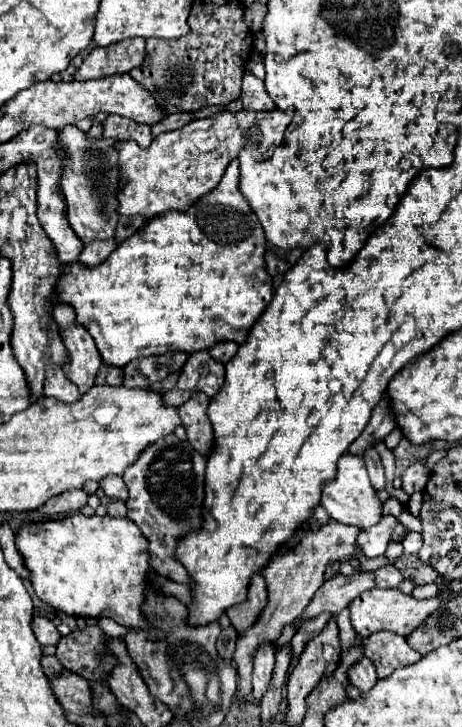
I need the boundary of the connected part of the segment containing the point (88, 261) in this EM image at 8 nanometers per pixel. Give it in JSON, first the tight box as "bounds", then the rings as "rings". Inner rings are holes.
{"bounds":[78,239,118,267],"rings":[[[108,239],[108,241],[92,241],[92,243],[88,243],[82,249],[78,263],[80,265],[86,265],[86,267],[96,267],[96,265],[104,263],[104,259],[108,259],[108,255],[116,249],[116,245],[118,243],[114,239]]]}

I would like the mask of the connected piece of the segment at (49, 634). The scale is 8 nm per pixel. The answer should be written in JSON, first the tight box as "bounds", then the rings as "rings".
{"bounds":[32,615,60,645],"rings":[[[42,615],[32,617],[32,631],[34,631],[40,645],[56,645],[60,639],[60,633],[54,627],[54,623]]]}

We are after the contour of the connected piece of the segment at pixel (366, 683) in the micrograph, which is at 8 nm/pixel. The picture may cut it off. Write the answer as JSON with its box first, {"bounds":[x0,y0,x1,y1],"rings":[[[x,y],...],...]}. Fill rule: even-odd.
{"bounds":[348,657,378,691],"rings":[[[362,657],[360,661],[356,661],[356,665],[352,665],[348,669],[348,679],[350,679],[350,683],[354,687],[358,687],[362,691],[370,691],[374,687],[374,683],[378,681],[374,665],[366,657]]]}

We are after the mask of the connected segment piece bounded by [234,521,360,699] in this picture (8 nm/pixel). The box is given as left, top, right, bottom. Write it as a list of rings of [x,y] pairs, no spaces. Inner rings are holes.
[[[330,521],[328,525],[322,525],[318,531],[312,531],[306,527],[298,545],[294,545],[286,553],[272,557],[272,561],[268,563],[268,567],[262,573],[268,583],[268,605],[262,611],[260,619],[252,625],[248,635],[238,637],[238,643],[236,643],[234,663],[238,667],[238,697],[240,699],[252,691],[252,683],[250,683],[252,653],[256,651],[256,647],[264,641],[276,641],[282,633],[282,627],[292,625],[302,615],[302,611],[306,609],[306,605],[310,603],[314,593],[324,583],[324,571],[328,565],[332,565],[338,559],[348,559],[348,557],[360,553],[360,549],[356,547],[358,533],[360,533],[360,529],[338,523],[338,521]]]

